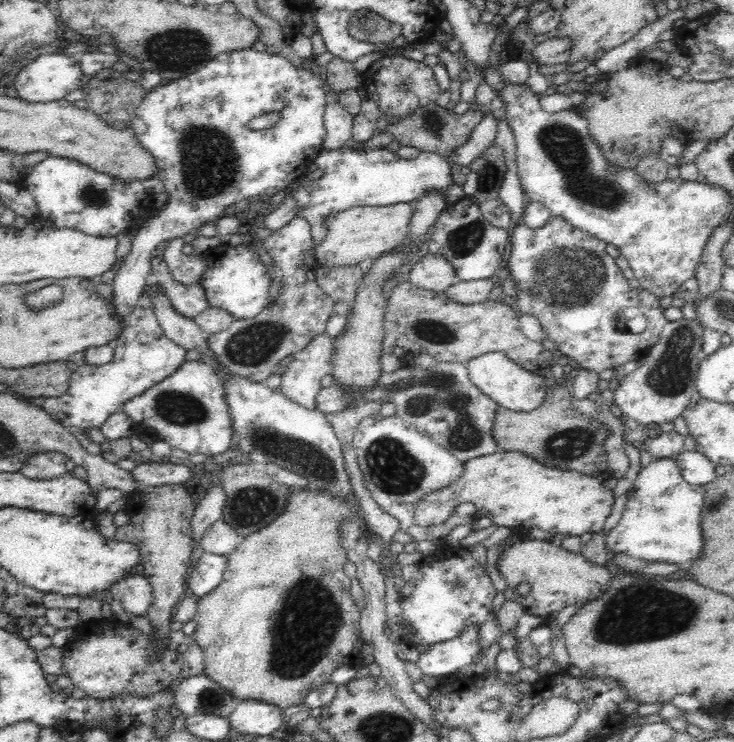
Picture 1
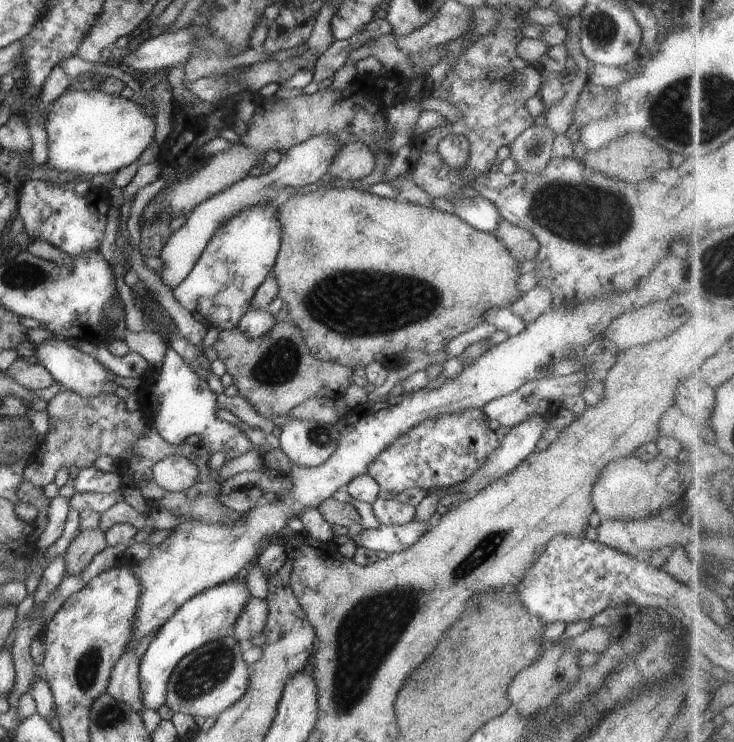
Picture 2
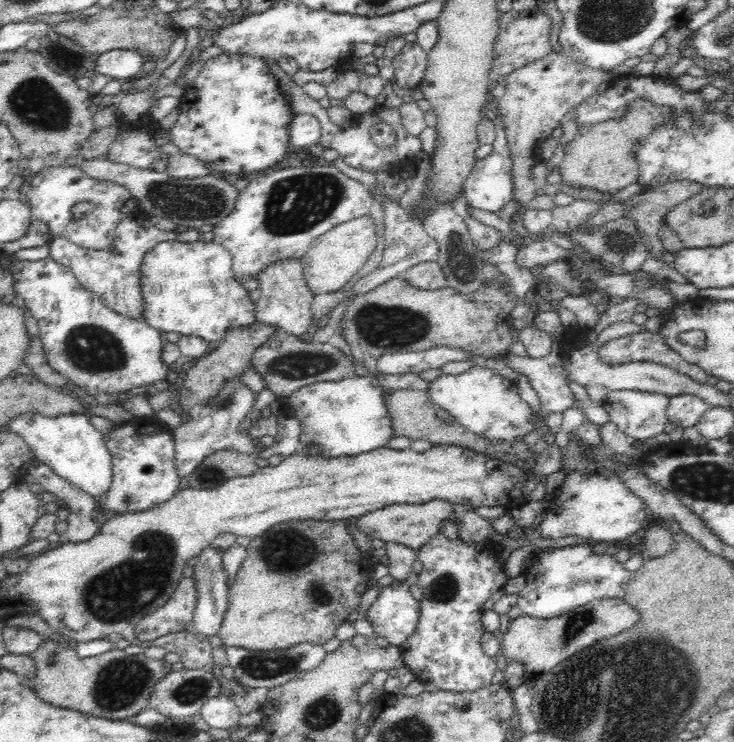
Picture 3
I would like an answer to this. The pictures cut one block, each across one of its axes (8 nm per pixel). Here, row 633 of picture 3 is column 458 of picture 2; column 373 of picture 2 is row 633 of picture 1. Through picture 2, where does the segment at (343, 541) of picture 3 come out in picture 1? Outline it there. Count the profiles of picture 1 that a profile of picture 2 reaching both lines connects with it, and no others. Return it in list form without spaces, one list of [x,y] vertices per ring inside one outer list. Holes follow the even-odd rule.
[[[317,488],[316,491],[294,489],[288,506],[284,506],[284,512],[278,518],[274,518],[268,526],[264,526],[262,530],[243,537],[242,542],[228,556],[222,582],[212,592],[199,598],[197,613],[195,614],[195,621],[198,626],[192,637],[204,651],[204,673],[210,680],[214,680],[222,688],[225,688],[232,696],[241,700],[264,701],[279,706],[281,709],[302,704],[306,694],[330,681],[330,675],[336,668],[348,667],[348,662],[354,660],[354,652],[358,652],[360,642],[363,639],[360,627],[361,610],[358,608],[358,604],[352,602],[352,598],[350,598],[350,578],[344,571],[344,564],[348,562],[348,557],[340,542],[339,528],[342,521],[358,523],[362,520],[359,520],[355,510],[352,510],[345,503],[345,500],[336,499],[322,489],[318,490]]]

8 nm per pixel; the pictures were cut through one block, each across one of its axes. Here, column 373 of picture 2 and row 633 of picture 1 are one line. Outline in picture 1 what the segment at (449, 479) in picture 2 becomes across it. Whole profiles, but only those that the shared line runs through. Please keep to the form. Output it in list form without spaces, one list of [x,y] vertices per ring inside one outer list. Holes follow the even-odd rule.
[[[469,625],[466,626],[464,631],[458,634],[456,638],[429,645],[426,651],[419,653],[417,665],[426,676],[444,677],[454,674],[459,668],[472,664],[476,659],[479,659],[480,655],[484,655],[483,652],[481,652],[481,648],[479,648],[478,632],[480,632],[480,626]]]

